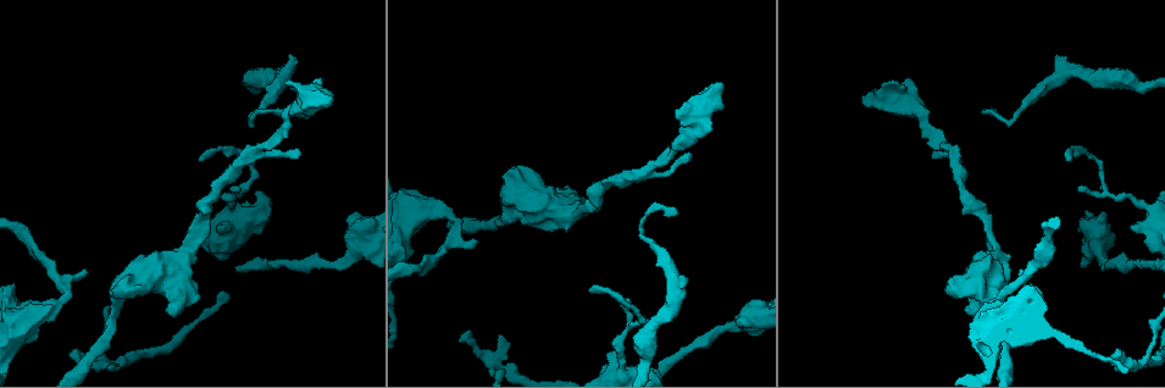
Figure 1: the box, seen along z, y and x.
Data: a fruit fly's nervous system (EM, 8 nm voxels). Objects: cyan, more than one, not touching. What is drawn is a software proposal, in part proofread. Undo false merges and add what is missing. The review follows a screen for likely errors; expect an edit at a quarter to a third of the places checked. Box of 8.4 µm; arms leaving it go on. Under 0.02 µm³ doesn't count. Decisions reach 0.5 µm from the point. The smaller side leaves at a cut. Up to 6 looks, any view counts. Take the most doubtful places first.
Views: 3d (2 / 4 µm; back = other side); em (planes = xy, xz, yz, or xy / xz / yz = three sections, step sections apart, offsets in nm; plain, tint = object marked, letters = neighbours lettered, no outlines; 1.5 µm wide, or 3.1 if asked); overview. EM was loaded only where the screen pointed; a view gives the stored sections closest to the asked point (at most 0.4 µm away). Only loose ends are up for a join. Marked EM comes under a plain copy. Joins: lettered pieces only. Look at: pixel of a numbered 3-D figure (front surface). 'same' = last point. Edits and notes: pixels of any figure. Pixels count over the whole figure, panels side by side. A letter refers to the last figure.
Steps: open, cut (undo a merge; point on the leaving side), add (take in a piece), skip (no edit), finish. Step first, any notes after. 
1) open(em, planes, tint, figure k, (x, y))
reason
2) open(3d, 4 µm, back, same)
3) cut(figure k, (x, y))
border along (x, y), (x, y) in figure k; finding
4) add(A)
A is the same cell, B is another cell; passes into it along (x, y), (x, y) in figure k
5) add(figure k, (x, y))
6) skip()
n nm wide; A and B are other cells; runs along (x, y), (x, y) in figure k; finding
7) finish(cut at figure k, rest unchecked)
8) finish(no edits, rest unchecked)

open(3d, 4 µm, figure 1, (661, 250))
calibre changes

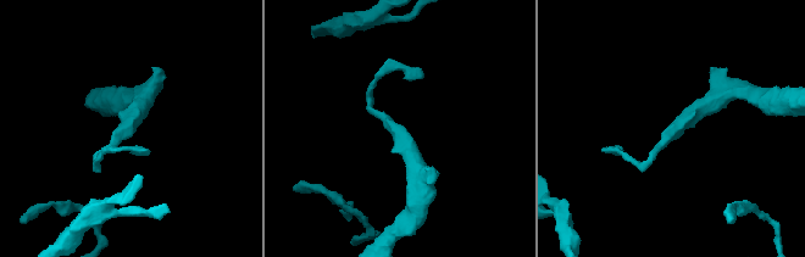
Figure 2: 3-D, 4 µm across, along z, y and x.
open(em, planes, letters, figure 2, (673, 131))
shape alone is not enough

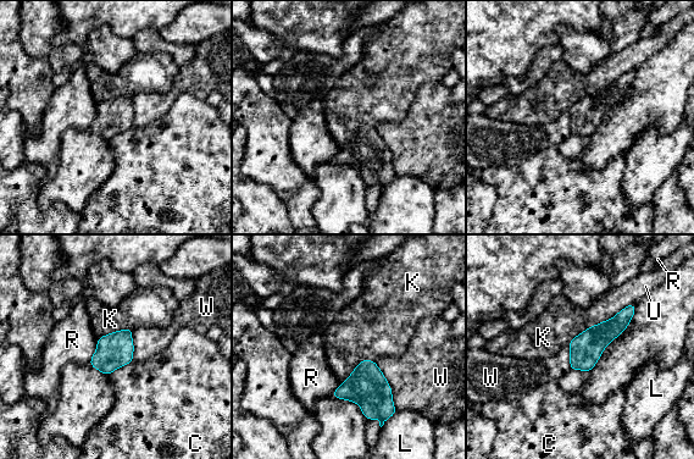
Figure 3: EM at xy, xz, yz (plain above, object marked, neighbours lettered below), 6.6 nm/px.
skip()
220 nm wide; C, K, L, R, U and W are other cells; border along (375, 361), (390, 387), (397, 409) in figure 3; one neuron here

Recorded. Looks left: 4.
open(em, xy, step 4, letters, figure 1, (68, 354))
an open end

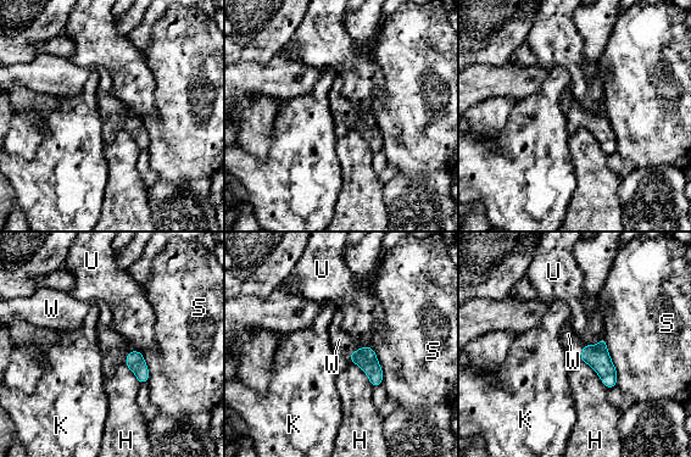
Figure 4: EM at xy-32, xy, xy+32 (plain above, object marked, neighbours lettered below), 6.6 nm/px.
add(figure 4, (339, 339))
W is the same cell, H, K, S and U are other cells; passes into it along (364, 357), (351, 354), (339, 339) in figure 4; it goes on there

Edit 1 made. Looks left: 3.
open(em, yz, step 8, tint, figure 1, (474, 240))
branch stops here

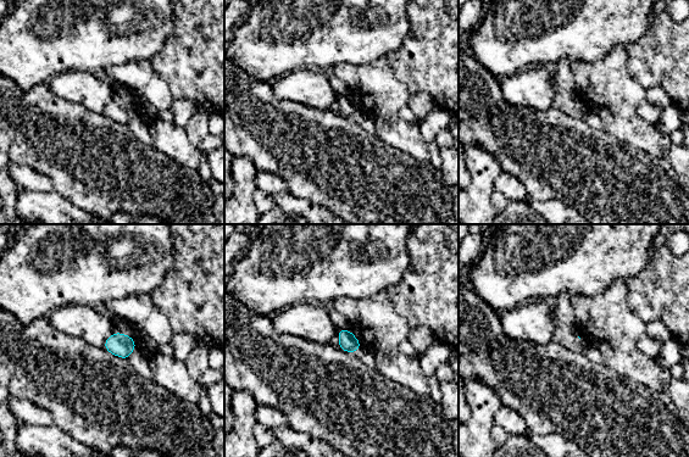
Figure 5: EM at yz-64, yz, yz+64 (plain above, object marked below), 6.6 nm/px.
open(em, yz, step 8, letters, same)
what lies round it

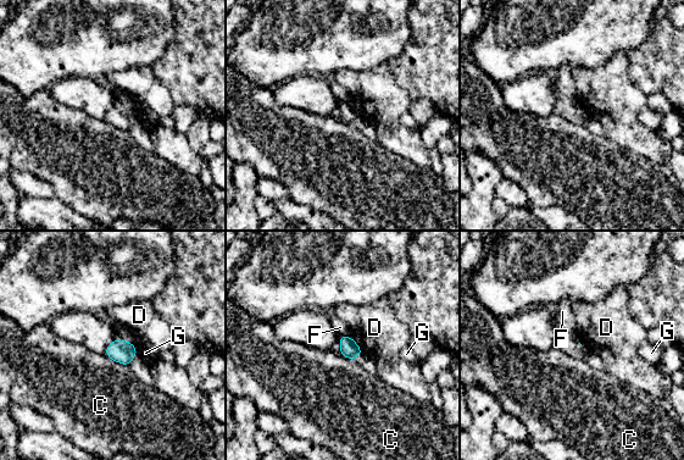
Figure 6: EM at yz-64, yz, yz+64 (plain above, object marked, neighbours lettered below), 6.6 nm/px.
skip()
C, D, F and G are other cells; border along (105, 353), (111, 359), (127, 366) in figure 6; no lettered piece goes on from it

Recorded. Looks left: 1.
finish(add at figure 4, rest unchecked)

